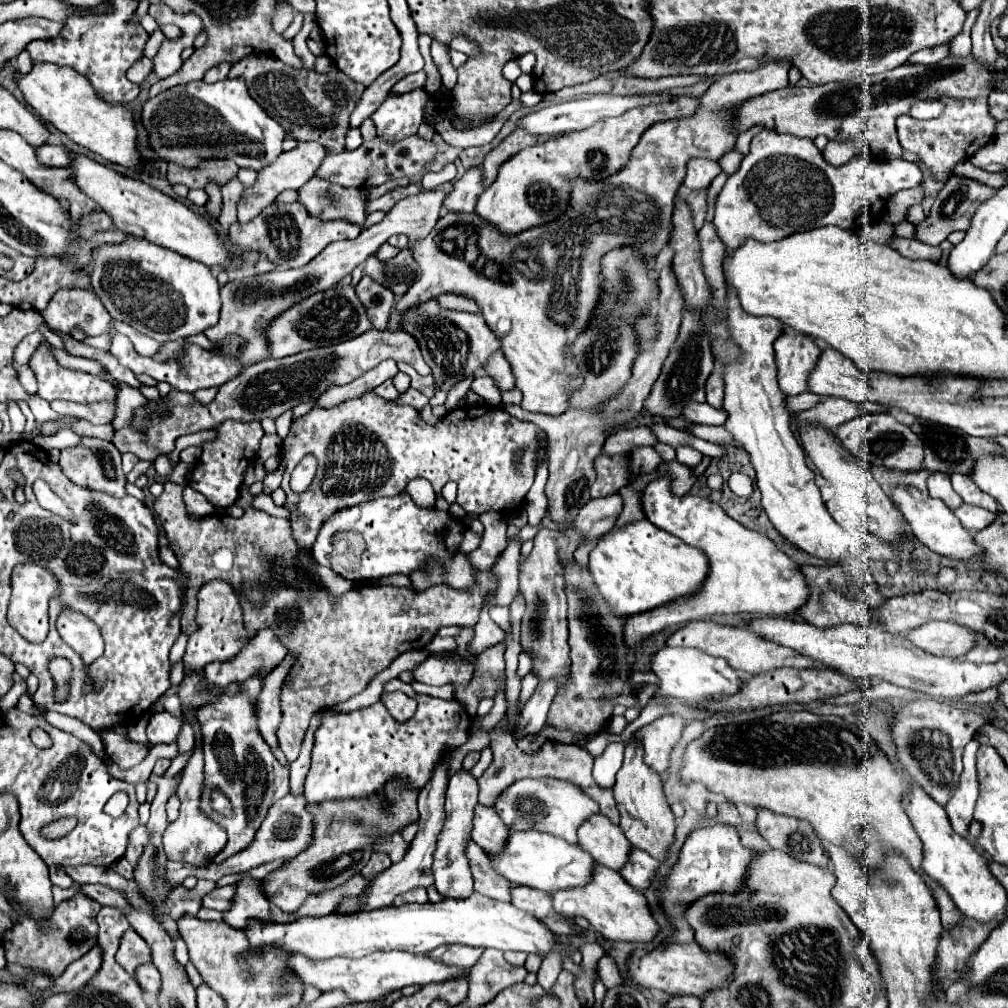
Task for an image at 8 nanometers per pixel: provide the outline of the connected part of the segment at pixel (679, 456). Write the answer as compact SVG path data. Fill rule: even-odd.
M678 447L676 449L676 461L682 463L682 465L688 465L688 467L696 467L696 463L700 463L704 455L692 447Z

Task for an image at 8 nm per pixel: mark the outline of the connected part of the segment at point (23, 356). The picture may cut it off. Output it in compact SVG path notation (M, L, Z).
M36 331L36 333L32 333L32 335L26 335L26 337L18 343L18 347L16 347L16 351L14 351L13 367L16 369L17 378L20 378L21 382L32 382L32 394L37 394L38 383L34 372L28 369L28 359L30 359L32 351L34 351L42 341L44 341L42 333Z

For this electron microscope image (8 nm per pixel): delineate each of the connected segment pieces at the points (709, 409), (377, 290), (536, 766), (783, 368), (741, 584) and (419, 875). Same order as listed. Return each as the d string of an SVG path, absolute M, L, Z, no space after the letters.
M688 403L684 407L682 417L690 423L706 423L706 425L724 425L728 413L714 409L710 403Z
M366 275L356 285L356 293L358 293L362 305L366 307L368 319L372 321L374 329L384 331L388 325L390 313L396 305L396 295Z
M506 717L496 727L492 727L490 733L488 733L490 735L490 747L494 751L494 761L482 773L482 777L478 779L478 785L480 785L478 803L482 803L482 805L494 805L496 797L512 781L518 781L518 779L524 779L524 777L554 777L554 779L570 781L576 787L580 787L586 795L592 795L592 799L596 799L596 803L600 803L602 815L606 815L612 823L618 823L618 809L616 809L616 801L614 801L612 789L604 789L598 783L594 783L592 771L590 771L590 767L592 767L592 755L584 747L556 743L556 741L546 741L538 751L524 753L516 745L516 741L512 739L512 735L508 731L504 731L504 725L506 725Z
M782 333L776 343L778 383L786 395L808 391L806 377L820 357L820 343L804 333Z
M664 475L652 479L644 487L644 497L640 495L640 501L646 519L656 527L676 535L686 545L700 549L708 557L710 569L696 593L644 613L628 615L624 619L624 645L628 653L634 653L638 643L654 631L662 631L664 627L676 623L704 619L716 613L756 613L758 617L782 617L796 613L808 597L808 587L802 573L798 571L798 565L790 561L780 549L776 549L776 545L766 535L746 529L744 525L728 517L718 503L702 497L674 495L670 489L672 481L672 477Z
M448 751L448 755L444 755L444 763L440 763L440 767L436 767L436 771L432 771L432 779L428 779L428 783L418 791L418 811L420 811L420 819L418 819L418 833L414 837L414 841L410 843L410 849L406 853L406 857L392 865L390 869L382 871L376 881L370 887L368 899L364 901L362 909L378 909L378 907L386 907L392 905L394 897L400 893L406 893L414 887L430 887L434 885L432 879L432 855L436 851L436 839L440 829L444 827L444 799L446 799L446 787L448 787L448 765L452 759L454 751Z

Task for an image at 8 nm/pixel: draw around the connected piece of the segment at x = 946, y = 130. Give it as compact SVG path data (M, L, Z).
M944 99L944 103L944 113L938 119L926 121L924 127L928 127L928 135L918 135L918 131L898 131L902 145L914 145L904 149L916 153L918 159L930 169L932 177L938 181L946 181L960 159L970 159L978 149L982 149L994 137L998 123L996 119L992 119L992 115L988 115L986 99Z

